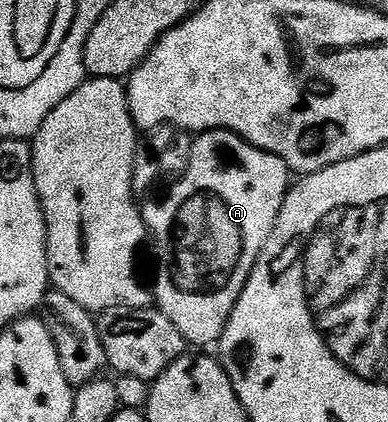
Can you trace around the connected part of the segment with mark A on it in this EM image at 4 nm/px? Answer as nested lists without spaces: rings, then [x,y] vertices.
[[[89,77],[74,93],[66,96],[66,100],[62,100],[62,104],[58,104],[58,108],[54,108],[54,112],[50,112],[50,116],[46,116],[42,128],[36,133],[36,137],[31,139],[34,184],[36,185],[36,195],[40,201],[40,207],[44,213],[44,223],[48,233],[48,277],[51,285],[66,296],[70,296],[70,300],[82,304],[82,308],[93,312],[103,312],[105,310],[113,310],[114,308],[142,310],[151,307],[153,302],[151,296],[148,295],[147,288],[140,286],[139,280],[136,279],[136,249],[139,248],[140,241],[144,238],[145,222],[147,228],[152,230],[153,240],[156,241],[155,305],[168,317],[170,324],[174,324],[174,328],[178,328],[178,332],[182,332],[185,343],[192,345],[193,342],[196,346],[208,346],[211,342],[212,345],[219,343],[220,337],[224,334],[226,324],[234,312],[236,301],[242,296],[250,272],[256,269],[256,261],[266,244],[266,240],[270,236],[270,232],[274,228],[274,224],[278,220],[278,212],[282,212],[282,204],[286,200],[290,189],[290,181],[288,182],[290,171],[288,165],[278,156],[274,156],[262,148],[254,148],[254,144],[242,140],[234,132],[229,130],[205,130],[193,137],[188,167],[186,167],[183,174],[175,179],[176,187],[169,192],[168,198],[148,203],[144,208],[143,218],[140,215],[139,208],[136,207],[138,198],[132,189],[137,141],[138,131],[134,120],[130,116],[130,104],[128,103],[128,92],[125,83],[118,78],[94,77]]]

